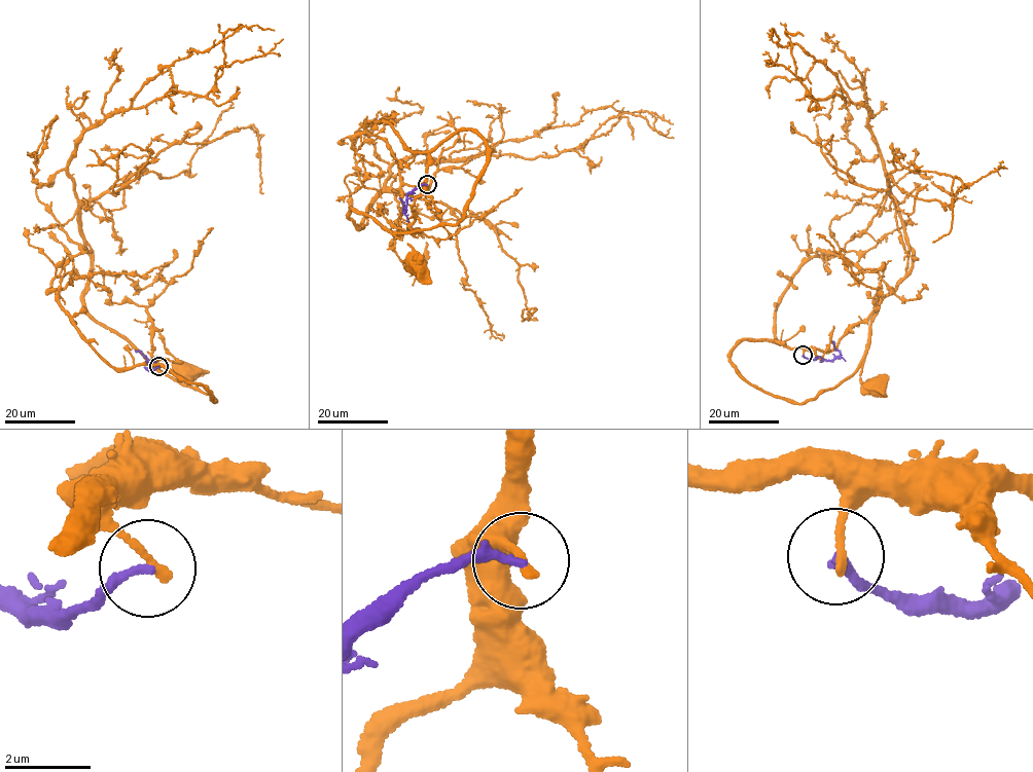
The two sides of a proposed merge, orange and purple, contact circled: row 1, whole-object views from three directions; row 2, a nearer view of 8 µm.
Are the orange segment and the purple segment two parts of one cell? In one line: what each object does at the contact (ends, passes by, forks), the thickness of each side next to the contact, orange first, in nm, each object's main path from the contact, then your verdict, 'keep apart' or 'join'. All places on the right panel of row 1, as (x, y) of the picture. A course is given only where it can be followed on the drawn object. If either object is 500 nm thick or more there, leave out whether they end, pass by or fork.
orange ends; purple ends; calibres 220 and 200 nm; course orange (803, 355), (802, 348), (745, 340), (728, 356), (750, 383), (800, 403), (860, 366), (862, 381), (875, 388); course purple (803, 355), (830, 361), (840, 355), (833, 340); keep apart

